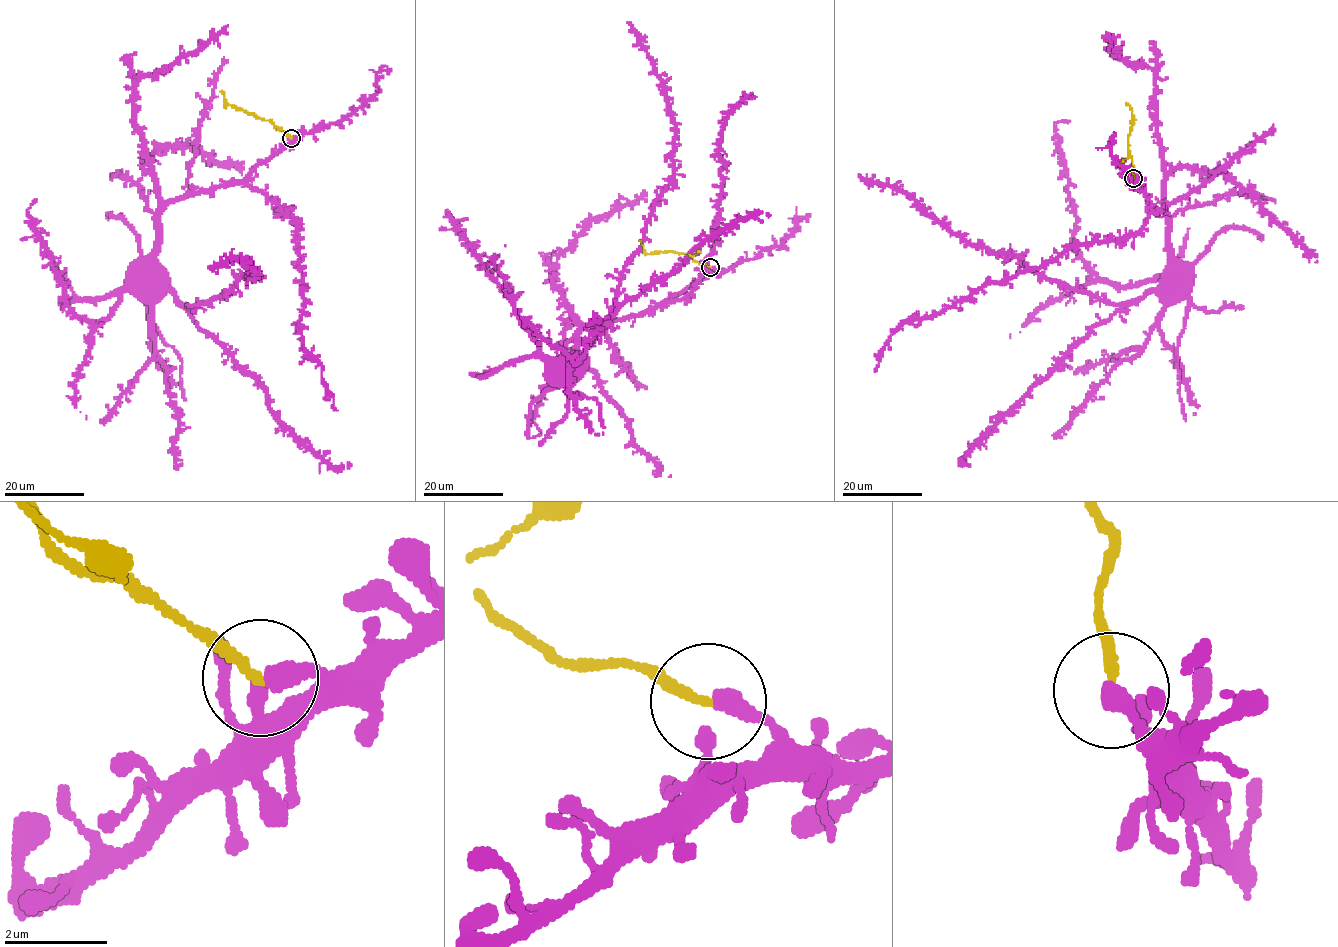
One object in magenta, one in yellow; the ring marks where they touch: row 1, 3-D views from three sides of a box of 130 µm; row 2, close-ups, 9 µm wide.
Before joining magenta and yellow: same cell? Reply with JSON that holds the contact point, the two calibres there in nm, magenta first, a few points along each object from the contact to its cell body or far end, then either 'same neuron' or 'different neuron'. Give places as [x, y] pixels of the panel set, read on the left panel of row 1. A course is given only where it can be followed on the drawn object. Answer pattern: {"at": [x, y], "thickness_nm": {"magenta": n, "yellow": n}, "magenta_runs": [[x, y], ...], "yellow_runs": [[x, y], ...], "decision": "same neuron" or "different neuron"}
{"at": [291, 138], "thickness_nm": {"magenta": 360, "yellow": 180}, "magenta_runs": [[292, 138], [237, 181], [162, 210], [155, 264], [164, 288], [190, 309], [255, 273], [238, 259], [211, 267]], "yellow_runs": [[291, 138], [268, 120], [258, 118], [226, 102], [220, 92]], "decision": "different neuron"}

